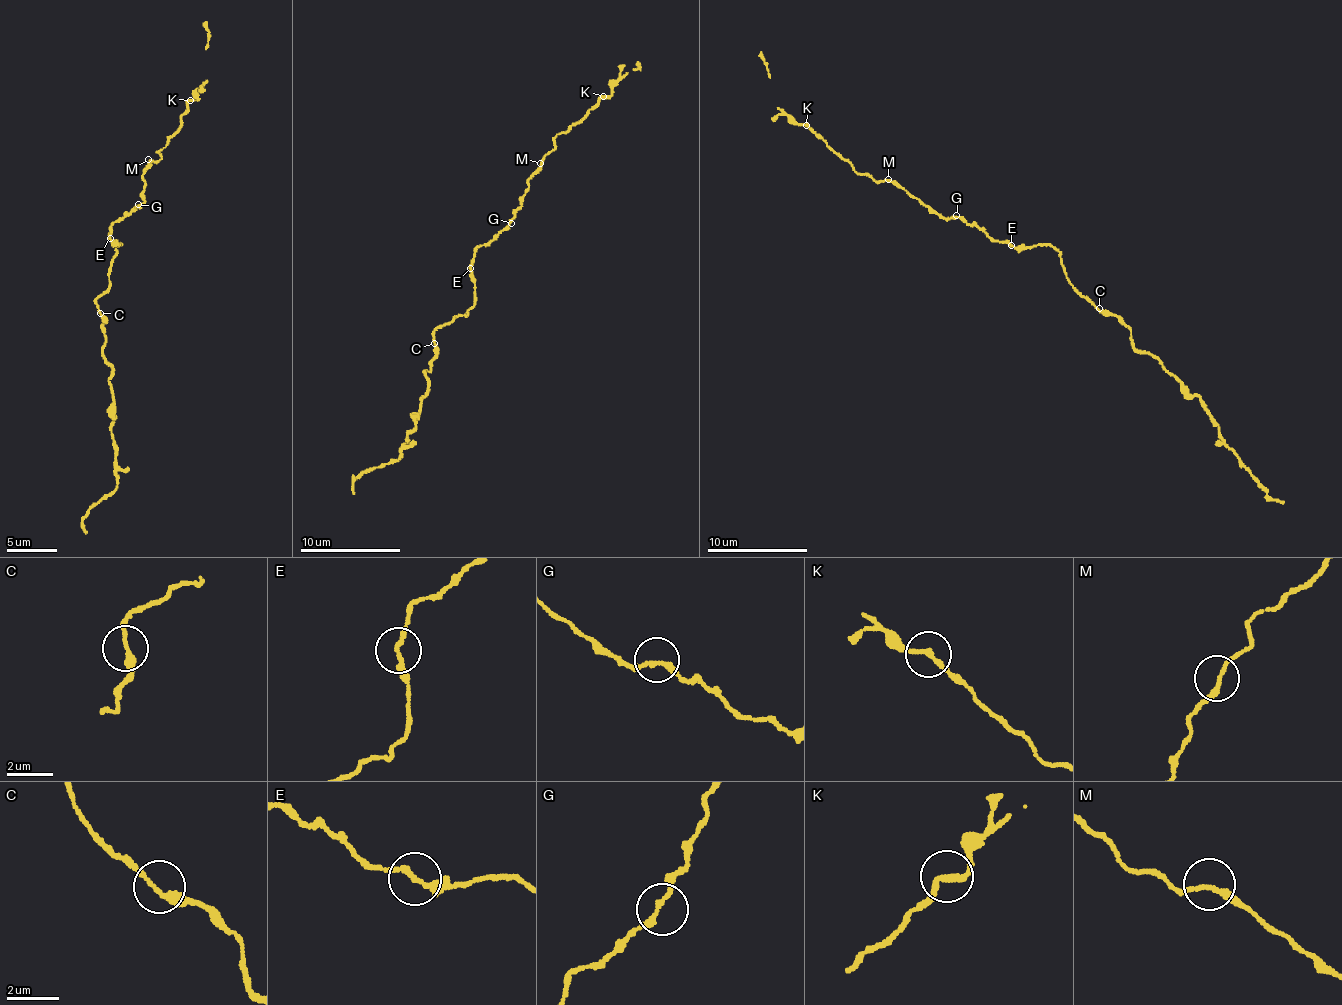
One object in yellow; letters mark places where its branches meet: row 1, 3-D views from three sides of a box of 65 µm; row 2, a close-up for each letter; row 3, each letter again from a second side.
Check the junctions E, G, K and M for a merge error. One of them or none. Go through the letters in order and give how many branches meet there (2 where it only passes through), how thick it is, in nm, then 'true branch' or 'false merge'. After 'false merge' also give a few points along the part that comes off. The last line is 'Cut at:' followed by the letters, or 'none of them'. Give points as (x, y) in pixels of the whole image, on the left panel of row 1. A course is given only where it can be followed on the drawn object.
E: 2 branches meet; 200 nm thick; true branch
G: 2 branches meet; 200 nm thick; true branch
K: 2 branches meet; 190 nm thick; true branch
M: 2 branches meet; 190 nm thick; true branch
Cut at: none of them

